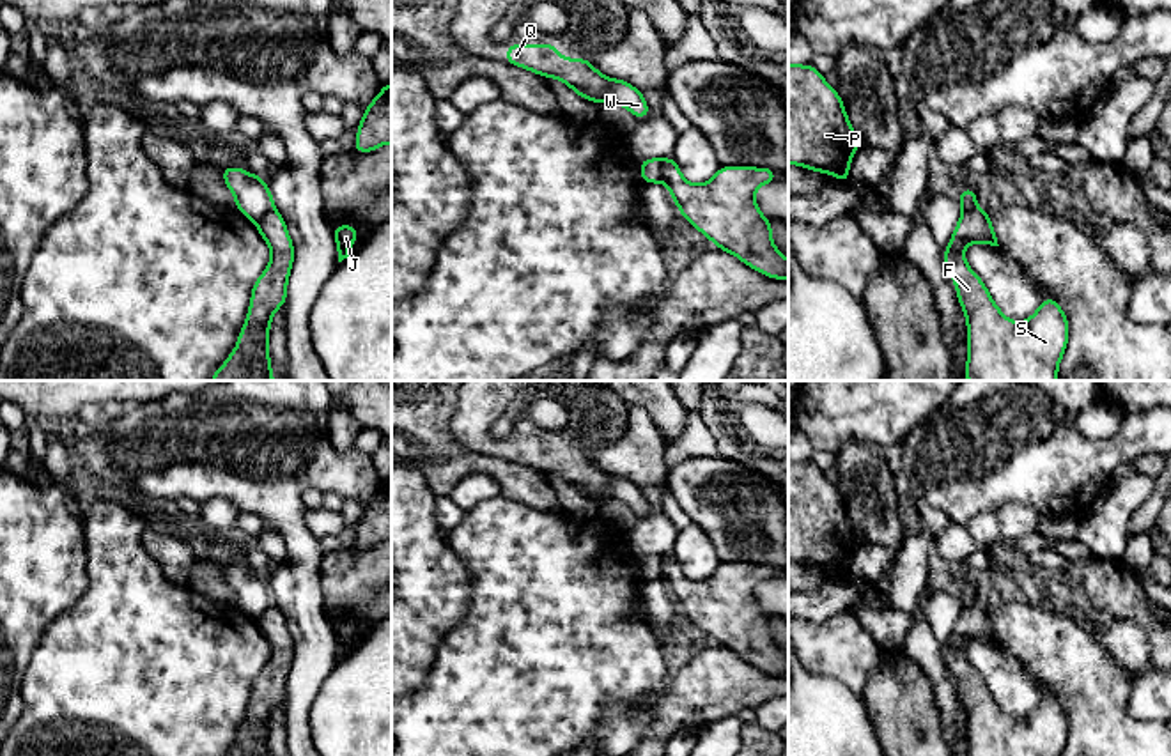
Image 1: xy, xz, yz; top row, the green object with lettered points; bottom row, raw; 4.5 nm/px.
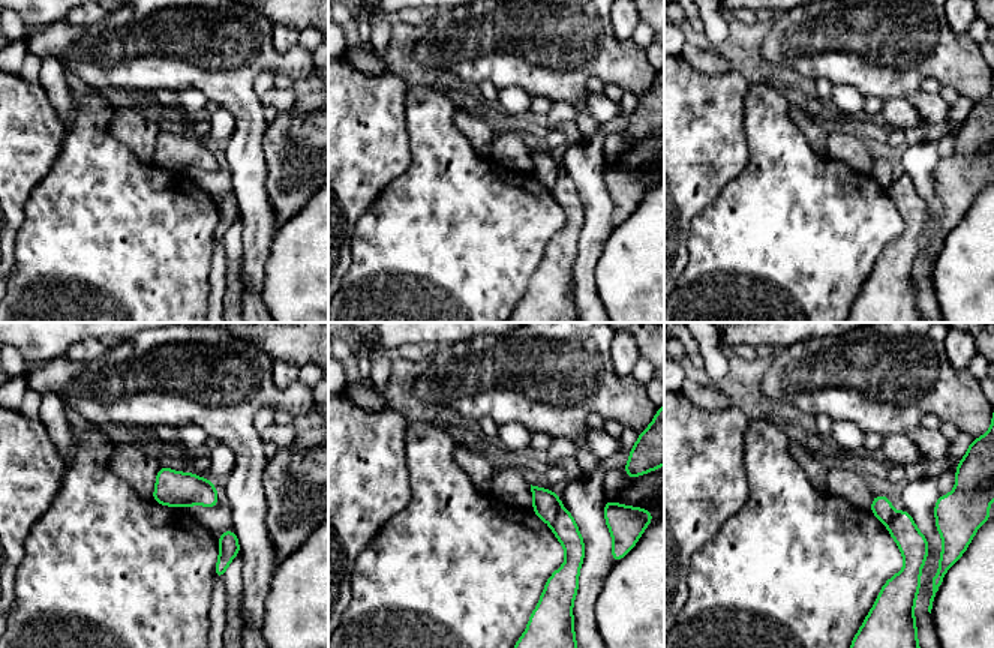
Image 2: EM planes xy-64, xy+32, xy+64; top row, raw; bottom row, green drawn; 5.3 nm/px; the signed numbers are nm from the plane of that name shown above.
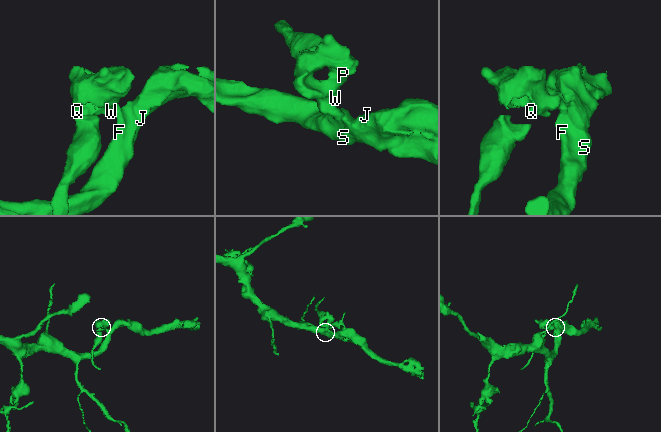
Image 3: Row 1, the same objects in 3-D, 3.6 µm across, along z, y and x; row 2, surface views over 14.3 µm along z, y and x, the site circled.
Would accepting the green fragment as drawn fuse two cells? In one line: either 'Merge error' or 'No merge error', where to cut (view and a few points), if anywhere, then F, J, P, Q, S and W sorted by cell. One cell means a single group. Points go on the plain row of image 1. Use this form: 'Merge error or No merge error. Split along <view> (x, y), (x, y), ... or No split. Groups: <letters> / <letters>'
Merge error. Split along xz (661, 556), (663, 578). Groups: F J S / P Q W

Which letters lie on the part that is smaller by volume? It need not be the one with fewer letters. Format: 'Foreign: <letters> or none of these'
Foreign: P, Q, W

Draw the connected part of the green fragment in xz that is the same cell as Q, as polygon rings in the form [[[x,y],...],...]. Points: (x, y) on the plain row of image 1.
[[[507,441],[507,460],[558,474],[593,499],[618,499],[636,515],[650,508],[643,490],[624,476],[601,471],[586,455],[563,455],[554,441]]]

